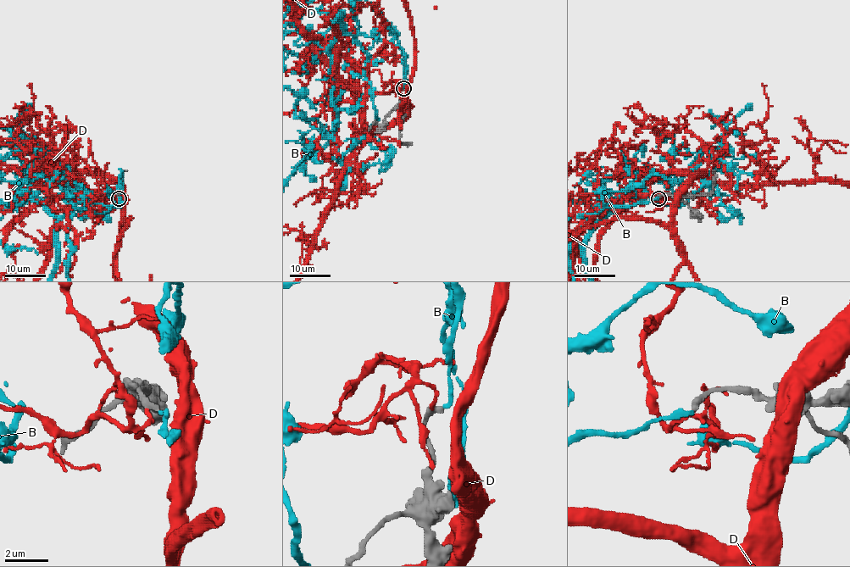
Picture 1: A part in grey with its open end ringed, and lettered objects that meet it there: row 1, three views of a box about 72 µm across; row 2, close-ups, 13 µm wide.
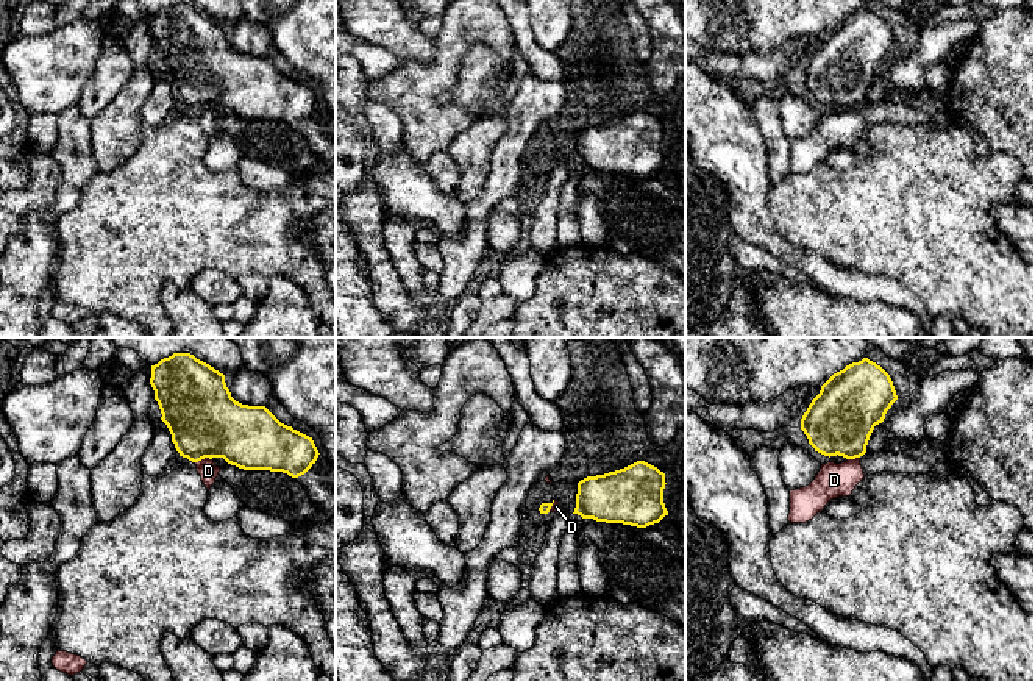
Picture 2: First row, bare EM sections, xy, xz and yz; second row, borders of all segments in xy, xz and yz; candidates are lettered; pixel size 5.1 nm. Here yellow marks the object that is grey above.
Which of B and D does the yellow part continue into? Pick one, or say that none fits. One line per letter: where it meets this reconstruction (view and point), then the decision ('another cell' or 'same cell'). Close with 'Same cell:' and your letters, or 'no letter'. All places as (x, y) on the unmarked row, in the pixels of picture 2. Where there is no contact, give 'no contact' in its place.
B: no contact; same cell
D: meets yellow in xy at (203, 108); another cell
Same cell: B

